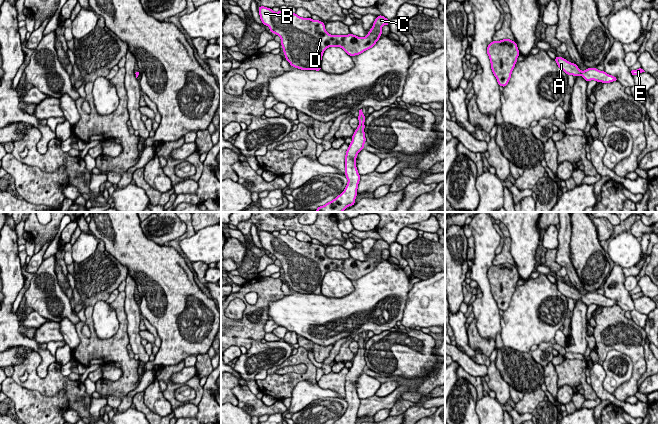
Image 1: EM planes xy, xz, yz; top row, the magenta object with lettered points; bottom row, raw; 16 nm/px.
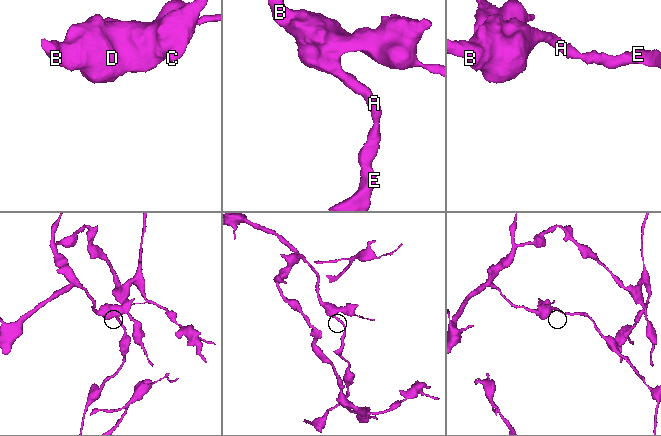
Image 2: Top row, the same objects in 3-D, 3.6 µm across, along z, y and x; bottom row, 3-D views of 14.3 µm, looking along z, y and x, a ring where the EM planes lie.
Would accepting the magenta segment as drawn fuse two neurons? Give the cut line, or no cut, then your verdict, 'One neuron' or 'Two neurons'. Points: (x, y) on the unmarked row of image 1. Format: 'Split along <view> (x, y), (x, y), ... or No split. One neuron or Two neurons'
No split. One neuron

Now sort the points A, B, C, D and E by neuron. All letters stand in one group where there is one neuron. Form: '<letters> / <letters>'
A B C D E

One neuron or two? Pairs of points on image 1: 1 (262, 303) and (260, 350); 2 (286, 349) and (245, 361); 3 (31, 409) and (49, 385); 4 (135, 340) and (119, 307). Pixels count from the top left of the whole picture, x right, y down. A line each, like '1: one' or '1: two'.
1: two
2: one
3: two
4: two

